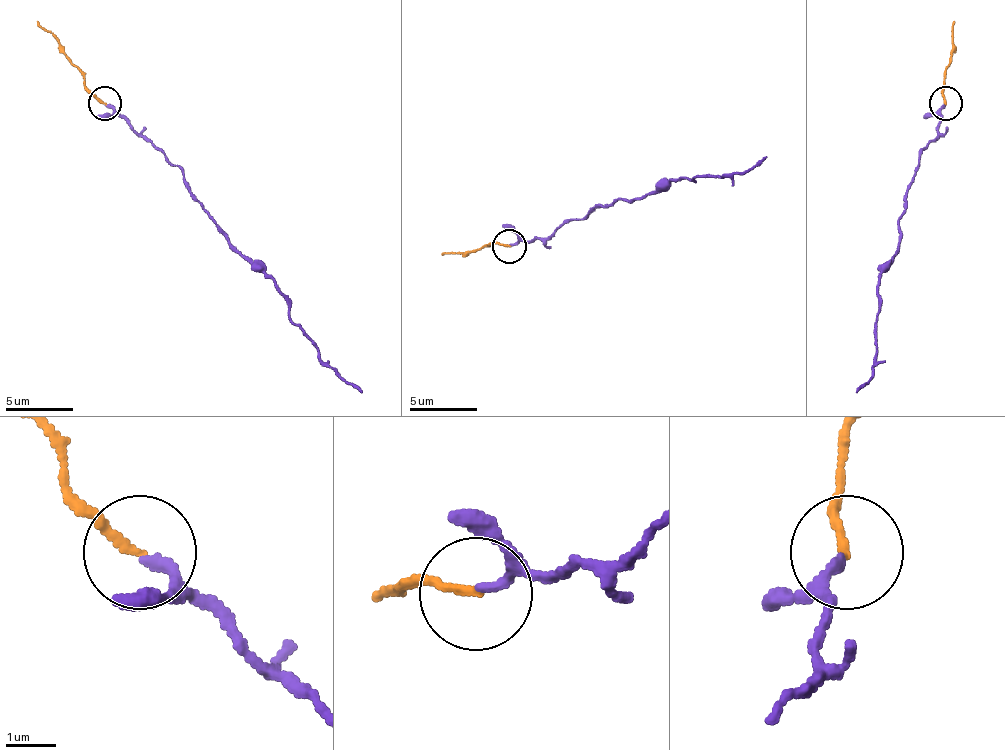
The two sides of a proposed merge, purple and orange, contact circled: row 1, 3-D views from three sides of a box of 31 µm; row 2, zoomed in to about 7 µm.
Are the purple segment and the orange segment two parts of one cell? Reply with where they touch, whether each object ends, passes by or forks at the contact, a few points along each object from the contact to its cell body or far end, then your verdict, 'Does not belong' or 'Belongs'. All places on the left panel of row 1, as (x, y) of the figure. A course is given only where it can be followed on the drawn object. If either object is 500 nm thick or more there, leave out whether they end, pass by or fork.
Place: (104, 103). At the ring purple ends. At the ring orange ends. Course of purple: (105, 104), (183, 171), (189, 195), (237, 249), (267, 276), (324, 363), (361, 393). Course of orange: (105, 104), (85, 84), (82, 70), (38, 20). Belongs

